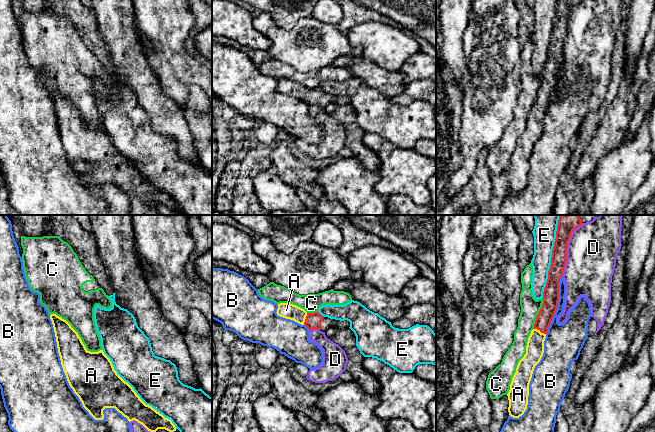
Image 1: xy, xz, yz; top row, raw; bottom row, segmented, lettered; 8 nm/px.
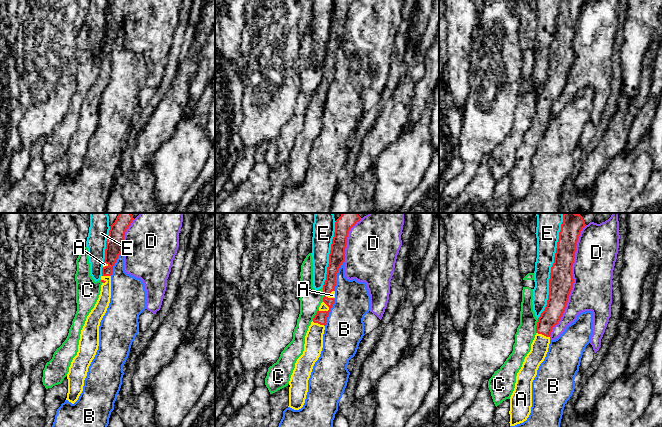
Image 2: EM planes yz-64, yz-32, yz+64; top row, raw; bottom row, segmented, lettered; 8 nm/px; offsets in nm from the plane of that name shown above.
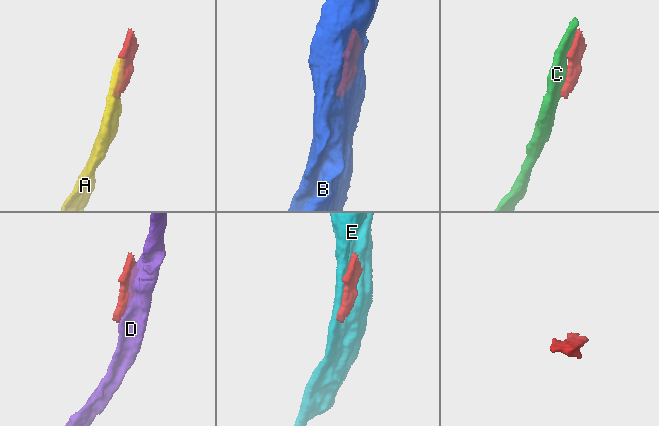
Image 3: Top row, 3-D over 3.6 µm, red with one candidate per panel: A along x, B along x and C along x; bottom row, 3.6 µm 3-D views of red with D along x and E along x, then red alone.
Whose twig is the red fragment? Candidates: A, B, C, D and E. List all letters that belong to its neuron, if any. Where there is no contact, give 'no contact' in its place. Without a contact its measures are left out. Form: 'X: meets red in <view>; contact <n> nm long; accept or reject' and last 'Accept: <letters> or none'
A: meets red in yz; contact 110 nm long; accept
B: meets red in yz; contact 500 nm long; reject
C: meets red in yz; contact 260 nm long; reject
D: meets red in yz; contact 440 nm long; reject
E: meets red in yz; contact 600 nm long; reject
Accept: A

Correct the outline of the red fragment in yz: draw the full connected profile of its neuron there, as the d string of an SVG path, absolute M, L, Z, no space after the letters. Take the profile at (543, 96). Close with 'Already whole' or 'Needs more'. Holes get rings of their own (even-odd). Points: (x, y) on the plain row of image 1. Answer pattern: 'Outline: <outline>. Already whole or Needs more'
Outline: M558 0L556 15L552 26L551 41L548 55L543 67L543 80L534 100L534 105L528 114L526 130L519 137L516 148L507 170L509 176L508 188L513 194L524 190L528 181L529 160L535 142L544 129L544 117L548 104L557 86L559 77L559 57L567 37L567 24L574 5L582 0Z. Needs more

